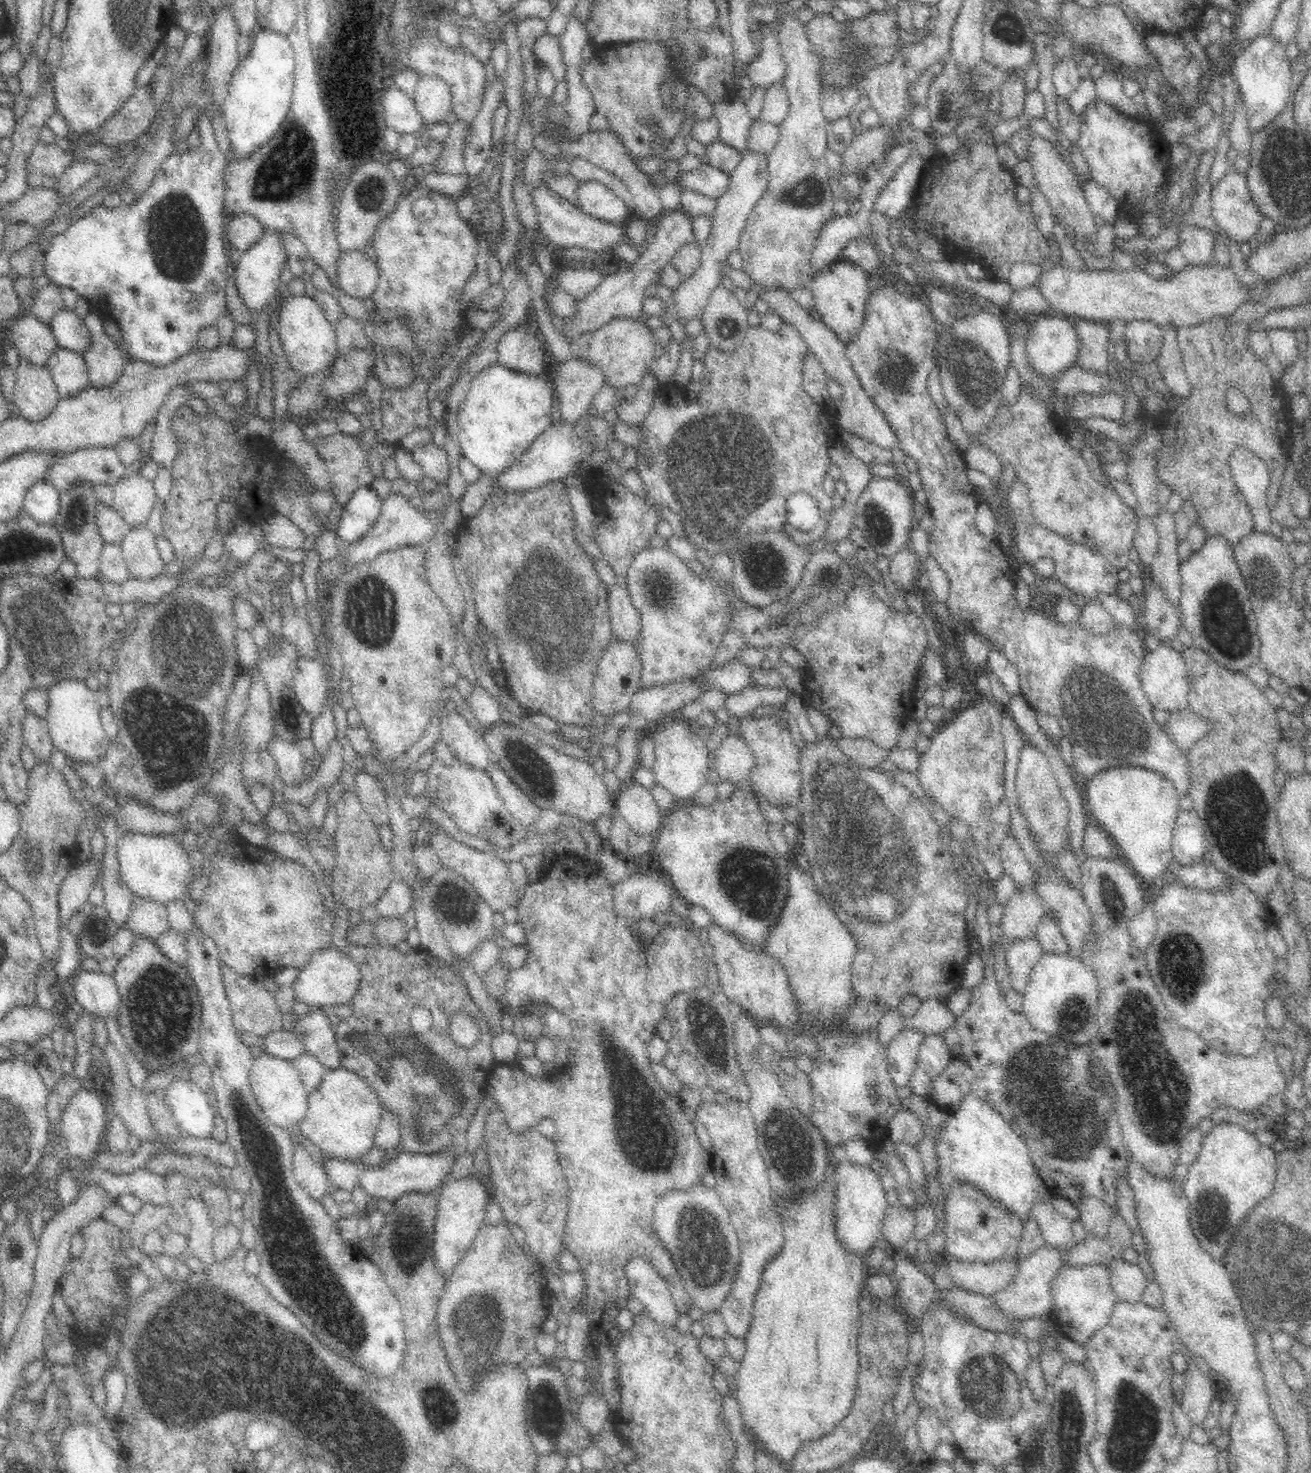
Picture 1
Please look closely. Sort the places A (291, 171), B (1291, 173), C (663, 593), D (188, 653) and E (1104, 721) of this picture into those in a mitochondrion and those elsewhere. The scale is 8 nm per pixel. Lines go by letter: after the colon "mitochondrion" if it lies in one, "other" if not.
A: mitochondrion
B: mitochondrion
C: mitochondrion
D: mitochondrion
E: mitochondrion

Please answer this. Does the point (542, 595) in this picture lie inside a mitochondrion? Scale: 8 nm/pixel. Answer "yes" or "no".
yes

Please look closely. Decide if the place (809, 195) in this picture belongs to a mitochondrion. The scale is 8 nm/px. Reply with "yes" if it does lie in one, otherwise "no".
yes

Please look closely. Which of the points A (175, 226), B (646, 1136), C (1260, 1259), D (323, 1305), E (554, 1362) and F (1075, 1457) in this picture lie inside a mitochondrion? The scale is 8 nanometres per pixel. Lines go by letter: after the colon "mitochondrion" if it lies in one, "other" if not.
A: mitochondrion
B: mitochondrion
C: mitochondrion
D: mitochondrion
E: other
F: mitochondrion

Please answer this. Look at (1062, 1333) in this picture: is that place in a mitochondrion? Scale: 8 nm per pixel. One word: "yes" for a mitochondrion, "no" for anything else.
no

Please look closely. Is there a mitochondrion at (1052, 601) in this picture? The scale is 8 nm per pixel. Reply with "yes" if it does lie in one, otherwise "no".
no

